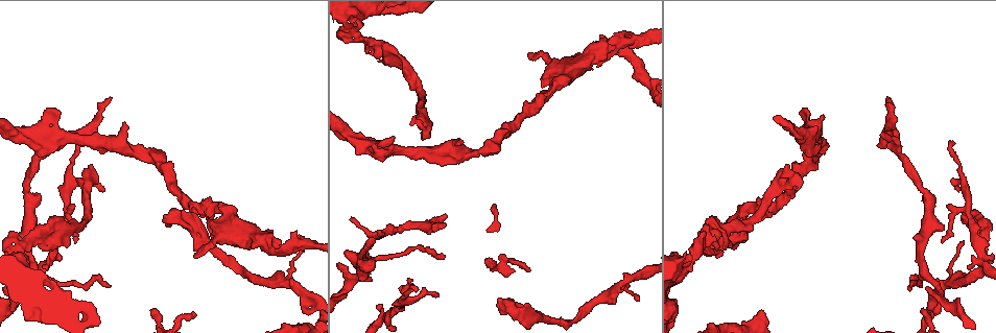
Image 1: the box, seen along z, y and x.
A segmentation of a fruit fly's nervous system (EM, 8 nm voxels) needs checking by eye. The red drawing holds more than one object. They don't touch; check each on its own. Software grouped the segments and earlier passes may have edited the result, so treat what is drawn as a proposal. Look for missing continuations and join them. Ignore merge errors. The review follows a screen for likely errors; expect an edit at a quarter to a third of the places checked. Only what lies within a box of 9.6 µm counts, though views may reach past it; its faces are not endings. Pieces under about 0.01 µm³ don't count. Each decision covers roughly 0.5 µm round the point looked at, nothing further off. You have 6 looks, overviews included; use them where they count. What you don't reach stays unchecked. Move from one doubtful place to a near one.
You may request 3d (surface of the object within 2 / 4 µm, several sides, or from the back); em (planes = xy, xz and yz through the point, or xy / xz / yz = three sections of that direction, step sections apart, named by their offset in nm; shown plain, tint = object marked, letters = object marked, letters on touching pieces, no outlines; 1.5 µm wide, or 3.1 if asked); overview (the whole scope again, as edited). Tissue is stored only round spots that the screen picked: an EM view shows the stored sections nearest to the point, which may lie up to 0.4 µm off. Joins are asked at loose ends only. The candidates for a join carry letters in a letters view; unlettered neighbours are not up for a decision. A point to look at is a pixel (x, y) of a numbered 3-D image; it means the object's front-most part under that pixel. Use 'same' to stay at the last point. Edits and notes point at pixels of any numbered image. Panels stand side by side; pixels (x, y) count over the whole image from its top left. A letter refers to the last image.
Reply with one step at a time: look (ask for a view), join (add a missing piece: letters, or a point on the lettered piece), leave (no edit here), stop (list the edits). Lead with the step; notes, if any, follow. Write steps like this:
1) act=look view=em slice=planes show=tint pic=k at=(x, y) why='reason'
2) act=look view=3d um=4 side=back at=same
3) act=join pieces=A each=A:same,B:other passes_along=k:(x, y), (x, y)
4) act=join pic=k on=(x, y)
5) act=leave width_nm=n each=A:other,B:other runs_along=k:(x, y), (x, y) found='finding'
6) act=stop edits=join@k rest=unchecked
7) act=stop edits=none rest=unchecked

act=look view=em slice=xz step=4 show=letters pic=1 at=(394, 49) why='an open end'

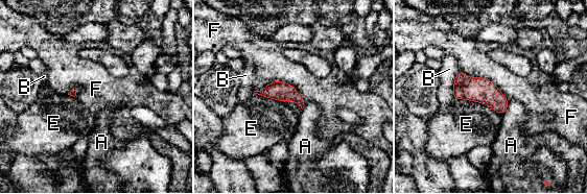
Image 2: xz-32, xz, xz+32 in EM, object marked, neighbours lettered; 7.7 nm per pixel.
act=look view=em slice=planes show=letters at=same why='another direction'

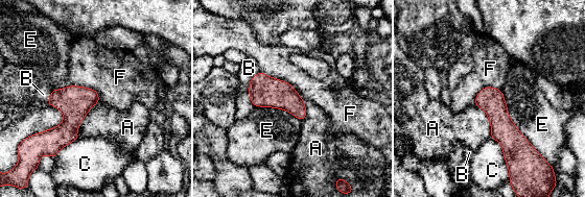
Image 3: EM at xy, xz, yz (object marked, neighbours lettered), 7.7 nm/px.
act=leave each=A:other,B:other,C:other,E:other,F:other border=3:(52, 90), (88, 87), (99, 101) found='no lettered piece goes on from it'

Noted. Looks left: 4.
act=look view=3d um=4 pic=1 at=(195, 256) why='an open end'

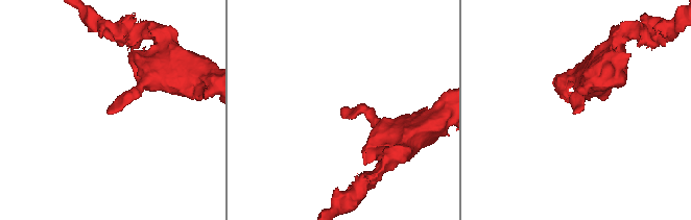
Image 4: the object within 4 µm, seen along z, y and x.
act=look view=em slice=xy step=4 show=tint pic=4 at=(108, 113)

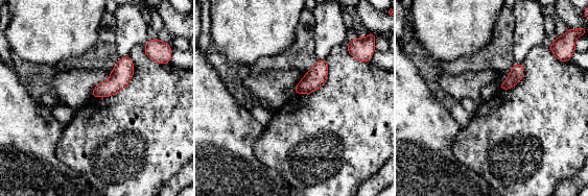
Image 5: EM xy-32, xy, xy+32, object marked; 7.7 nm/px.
act=look view=em slice=planes show=letters at=same why='cut it another way'

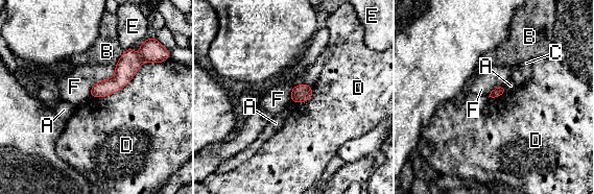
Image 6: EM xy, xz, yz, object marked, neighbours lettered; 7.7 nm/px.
act=leave each=A:other,B:other,C:other,D:other,E:other,F:other border=6:(158, 62), (91, 96) found='no lettered piece goes on from it'

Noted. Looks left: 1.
act=stop edits=none rest=unchecked

